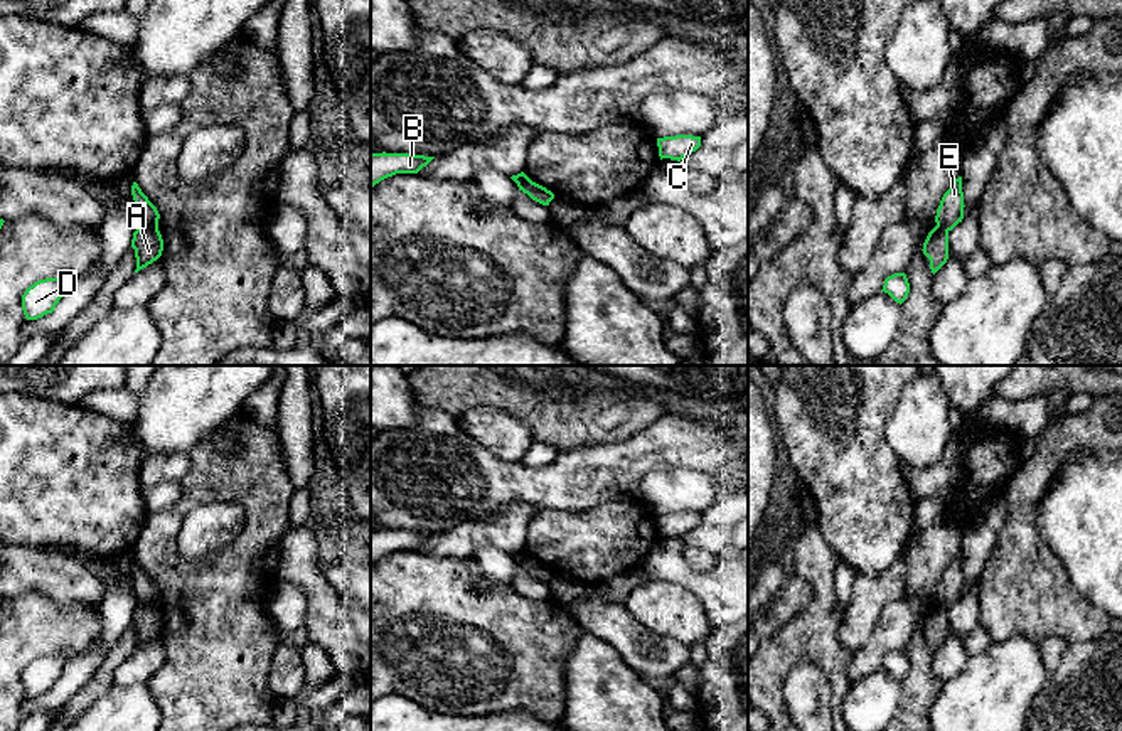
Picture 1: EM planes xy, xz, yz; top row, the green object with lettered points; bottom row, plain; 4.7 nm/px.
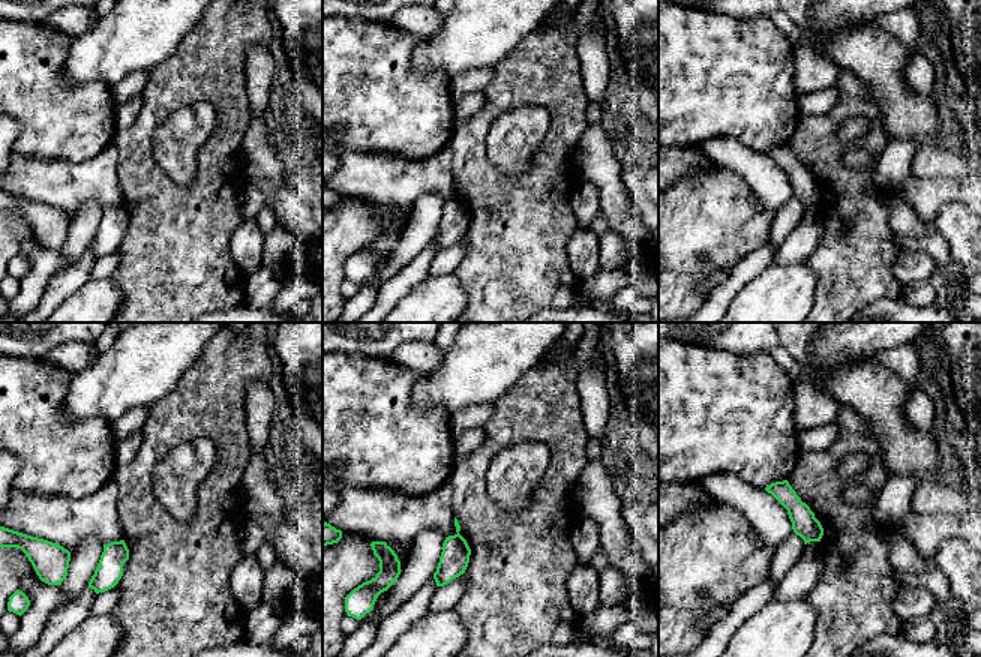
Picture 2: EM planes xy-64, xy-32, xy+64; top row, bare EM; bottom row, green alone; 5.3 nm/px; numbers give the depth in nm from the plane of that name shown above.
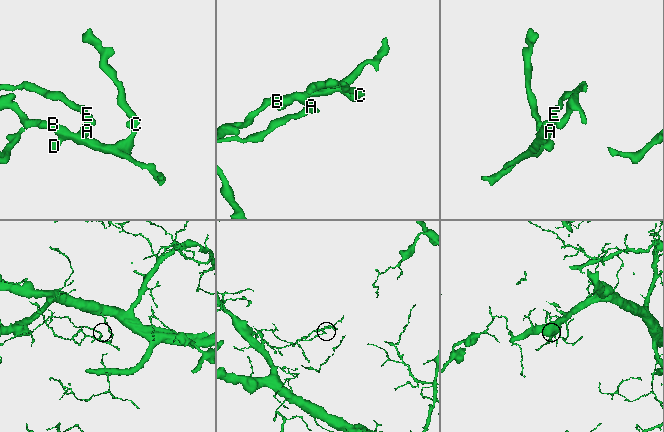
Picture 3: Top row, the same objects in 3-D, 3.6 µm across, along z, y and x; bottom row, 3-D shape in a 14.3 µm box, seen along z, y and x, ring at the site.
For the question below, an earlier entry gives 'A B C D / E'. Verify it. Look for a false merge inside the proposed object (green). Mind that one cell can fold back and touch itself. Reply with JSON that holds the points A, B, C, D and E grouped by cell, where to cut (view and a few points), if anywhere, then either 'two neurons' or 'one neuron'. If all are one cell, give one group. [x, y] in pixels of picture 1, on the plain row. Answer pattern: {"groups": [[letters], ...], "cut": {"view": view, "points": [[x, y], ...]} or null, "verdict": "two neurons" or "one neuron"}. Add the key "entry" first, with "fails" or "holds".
{"entry": "holds", "groups": [["A", "B", "C", "D"], ["E"]], "cut": {"view": "xy", "points": [[140, 602], [157, 607]]}, "verdict": "two neurons"}

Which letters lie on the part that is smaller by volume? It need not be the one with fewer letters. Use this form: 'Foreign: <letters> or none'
Foreign: A, B, C, D

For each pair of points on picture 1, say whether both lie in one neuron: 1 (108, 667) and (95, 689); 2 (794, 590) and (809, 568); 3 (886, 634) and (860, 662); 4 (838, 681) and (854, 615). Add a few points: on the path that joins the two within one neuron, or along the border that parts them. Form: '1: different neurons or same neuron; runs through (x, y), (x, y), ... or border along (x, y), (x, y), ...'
1: same neuron; runs through (106, 672), (98, 684)
2: different neurons; border along (794, 573), (809, 585), (811, 600), (792, 617)
3: same neuron; runs through (881, 640), (866, 656)
4: different neurons; border along (843, 613), (839, 639), (853, 652)

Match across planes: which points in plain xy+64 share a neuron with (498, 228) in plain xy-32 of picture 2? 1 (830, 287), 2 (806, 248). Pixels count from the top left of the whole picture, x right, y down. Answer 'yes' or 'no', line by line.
1: yes
2: no

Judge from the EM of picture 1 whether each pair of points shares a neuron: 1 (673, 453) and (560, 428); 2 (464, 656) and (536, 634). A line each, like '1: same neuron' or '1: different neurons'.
1: different neurons
2: same neuron

